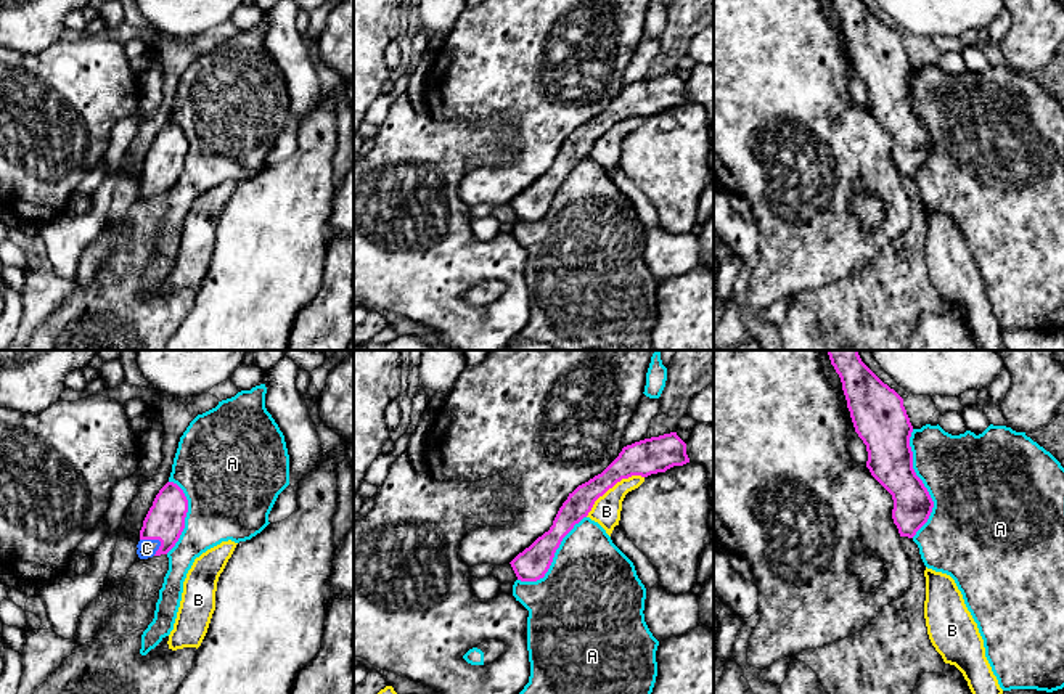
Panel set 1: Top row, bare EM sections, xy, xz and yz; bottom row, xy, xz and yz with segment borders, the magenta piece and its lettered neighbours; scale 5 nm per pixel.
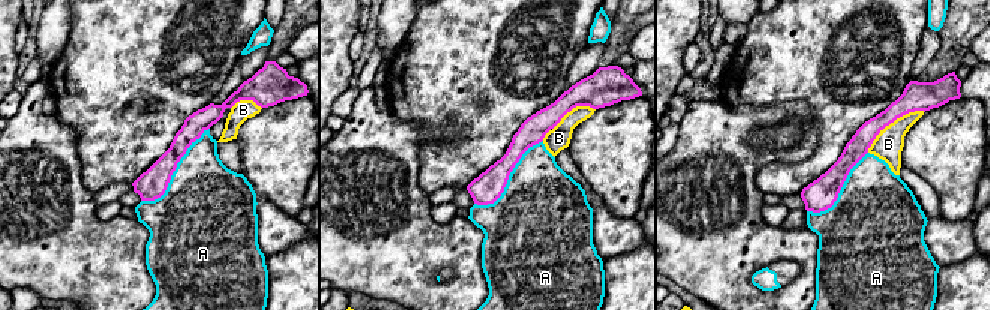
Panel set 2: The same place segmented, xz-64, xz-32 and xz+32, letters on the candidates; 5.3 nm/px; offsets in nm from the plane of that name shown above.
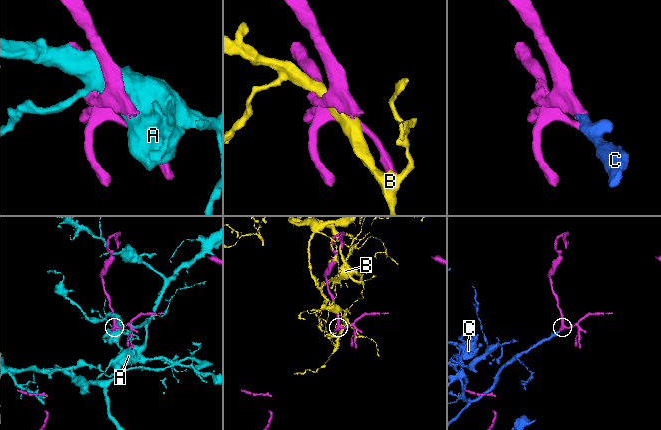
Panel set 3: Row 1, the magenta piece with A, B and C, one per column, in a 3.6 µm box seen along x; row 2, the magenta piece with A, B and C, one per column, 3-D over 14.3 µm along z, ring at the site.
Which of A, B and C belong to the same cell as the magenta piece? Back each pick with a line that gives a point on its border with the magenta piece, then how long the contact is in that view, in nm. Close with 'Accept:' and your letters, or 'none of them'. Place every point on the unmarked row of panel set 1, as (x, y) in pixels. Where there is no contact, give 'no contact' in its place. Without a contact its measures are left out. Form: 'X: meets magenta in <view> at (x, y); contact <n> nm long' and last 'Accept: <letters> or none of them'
C: meets magenta in xy at (151, 179); contact 120 nm long
Accept: C

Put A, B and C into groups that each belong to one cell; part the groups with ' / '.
A / B / C

